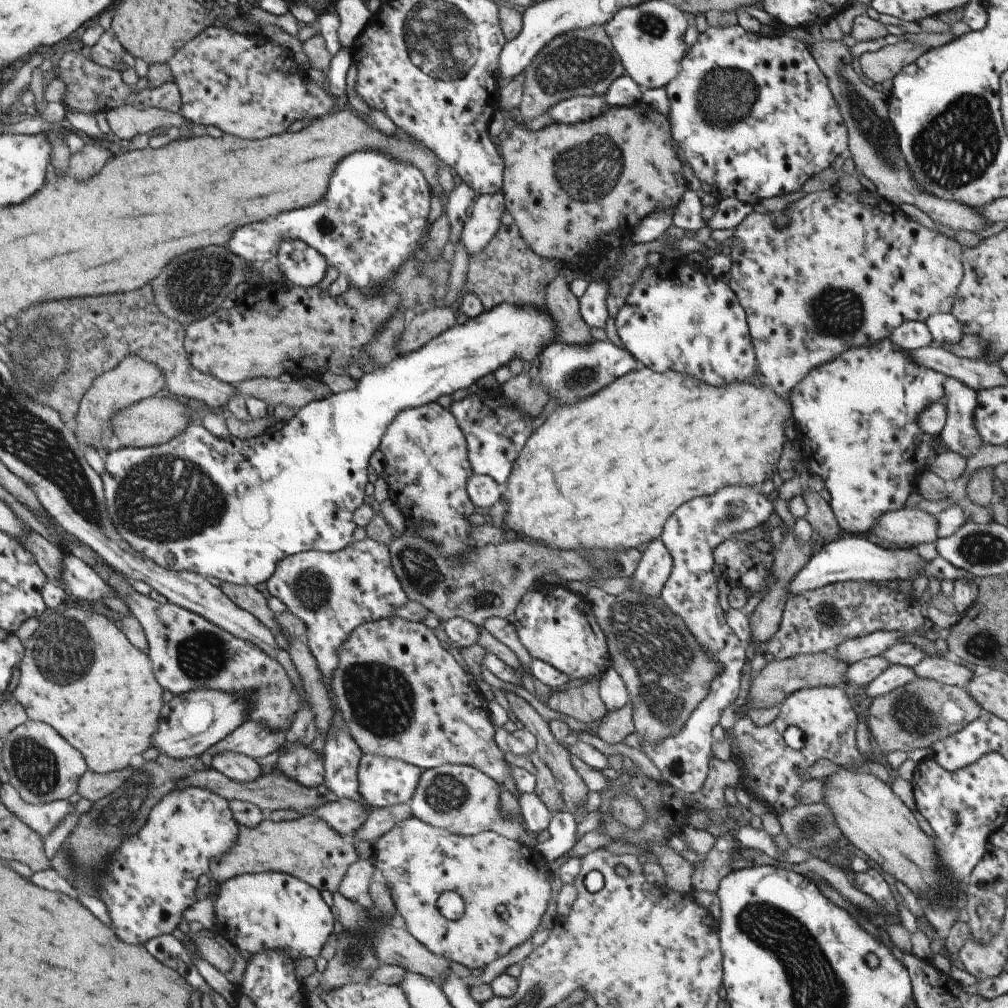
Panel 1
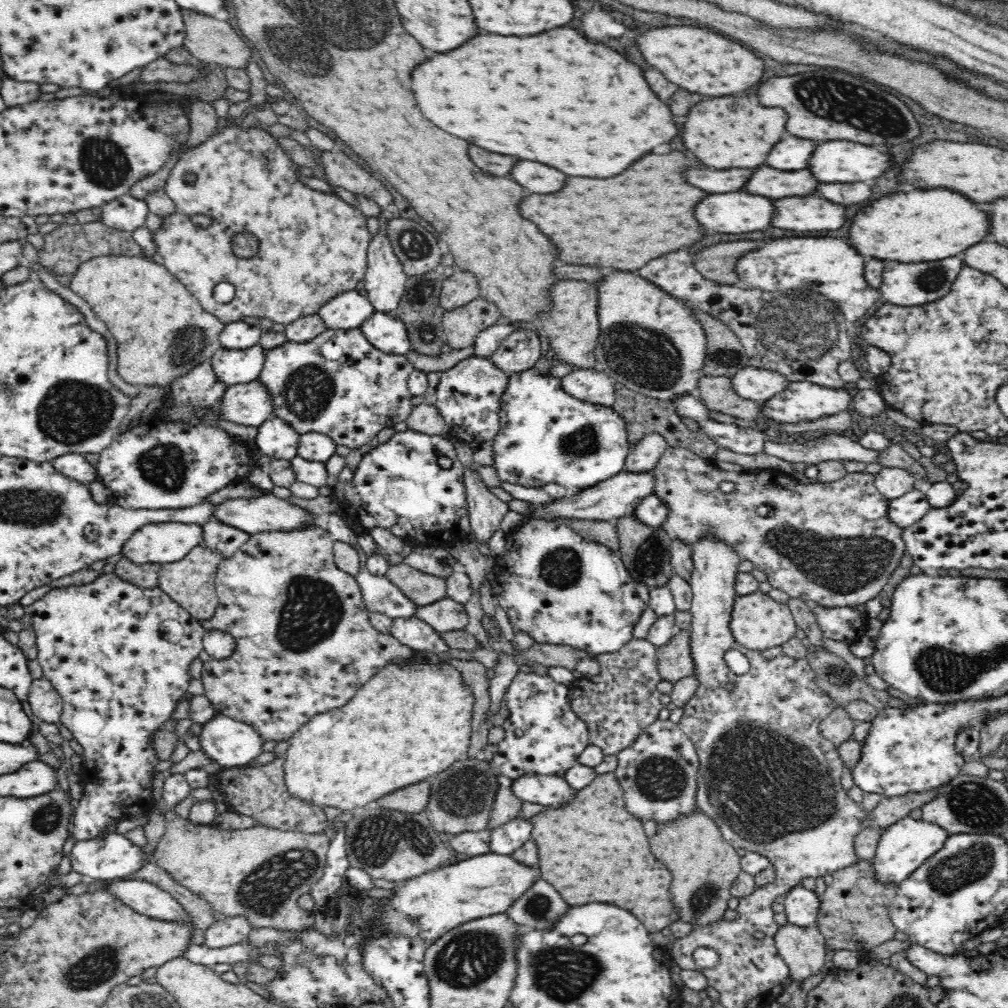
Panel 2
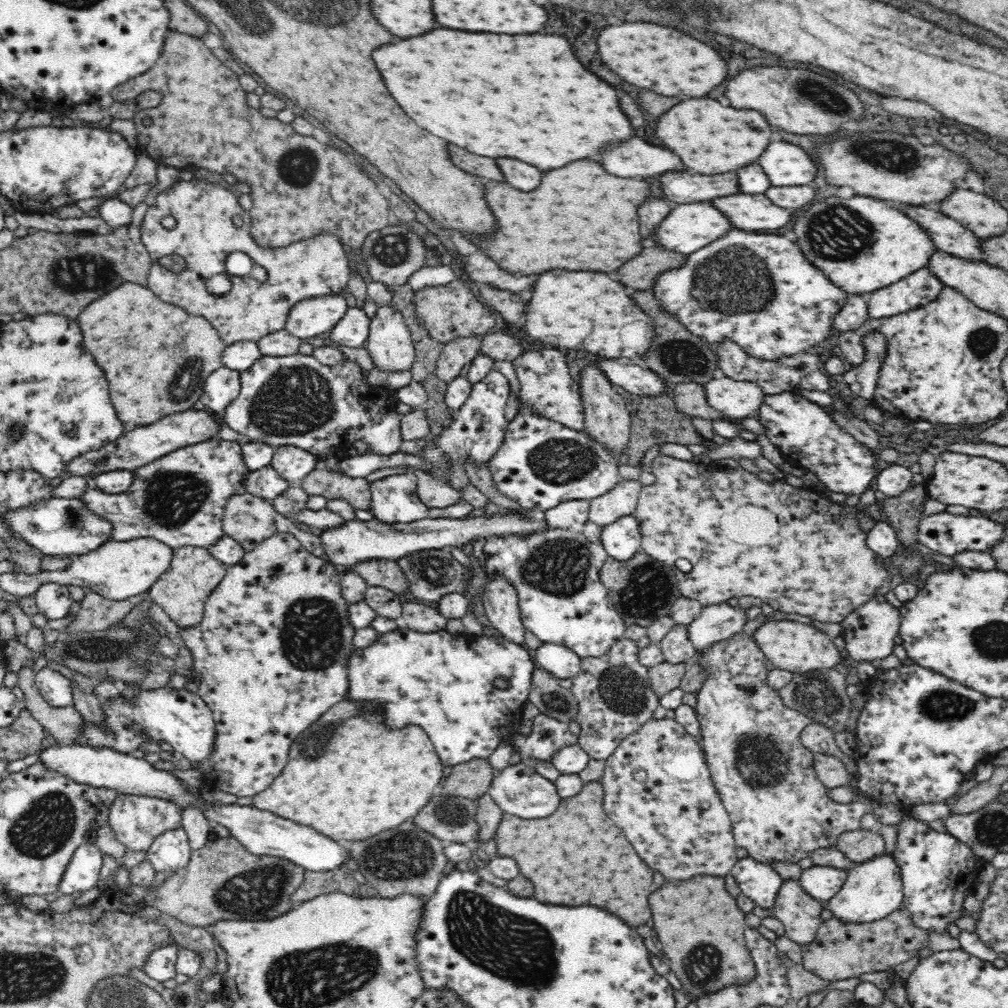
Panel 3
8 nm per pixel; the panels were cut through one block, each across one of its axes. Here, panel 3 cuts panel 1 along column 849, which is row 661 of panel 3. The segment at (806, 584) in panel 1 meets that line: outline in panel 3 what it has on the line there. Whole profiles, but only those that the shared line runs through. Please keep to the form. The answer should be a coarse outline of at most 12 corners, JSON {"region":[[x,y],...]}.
{"region":[[542,643],[535,666],[572,678],[581,659],[564,645]]}

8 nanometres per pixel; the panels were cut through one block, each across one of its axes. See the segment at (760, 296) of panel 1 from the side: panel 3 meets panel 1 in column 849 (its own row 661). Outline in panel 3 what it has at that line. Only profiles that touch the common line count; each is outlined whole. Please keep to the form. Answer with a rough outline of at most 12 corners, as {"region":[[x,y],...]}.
{"region":[[290,533],[180,628],[205,787],[266,790],[348,692],[342,572]]}

